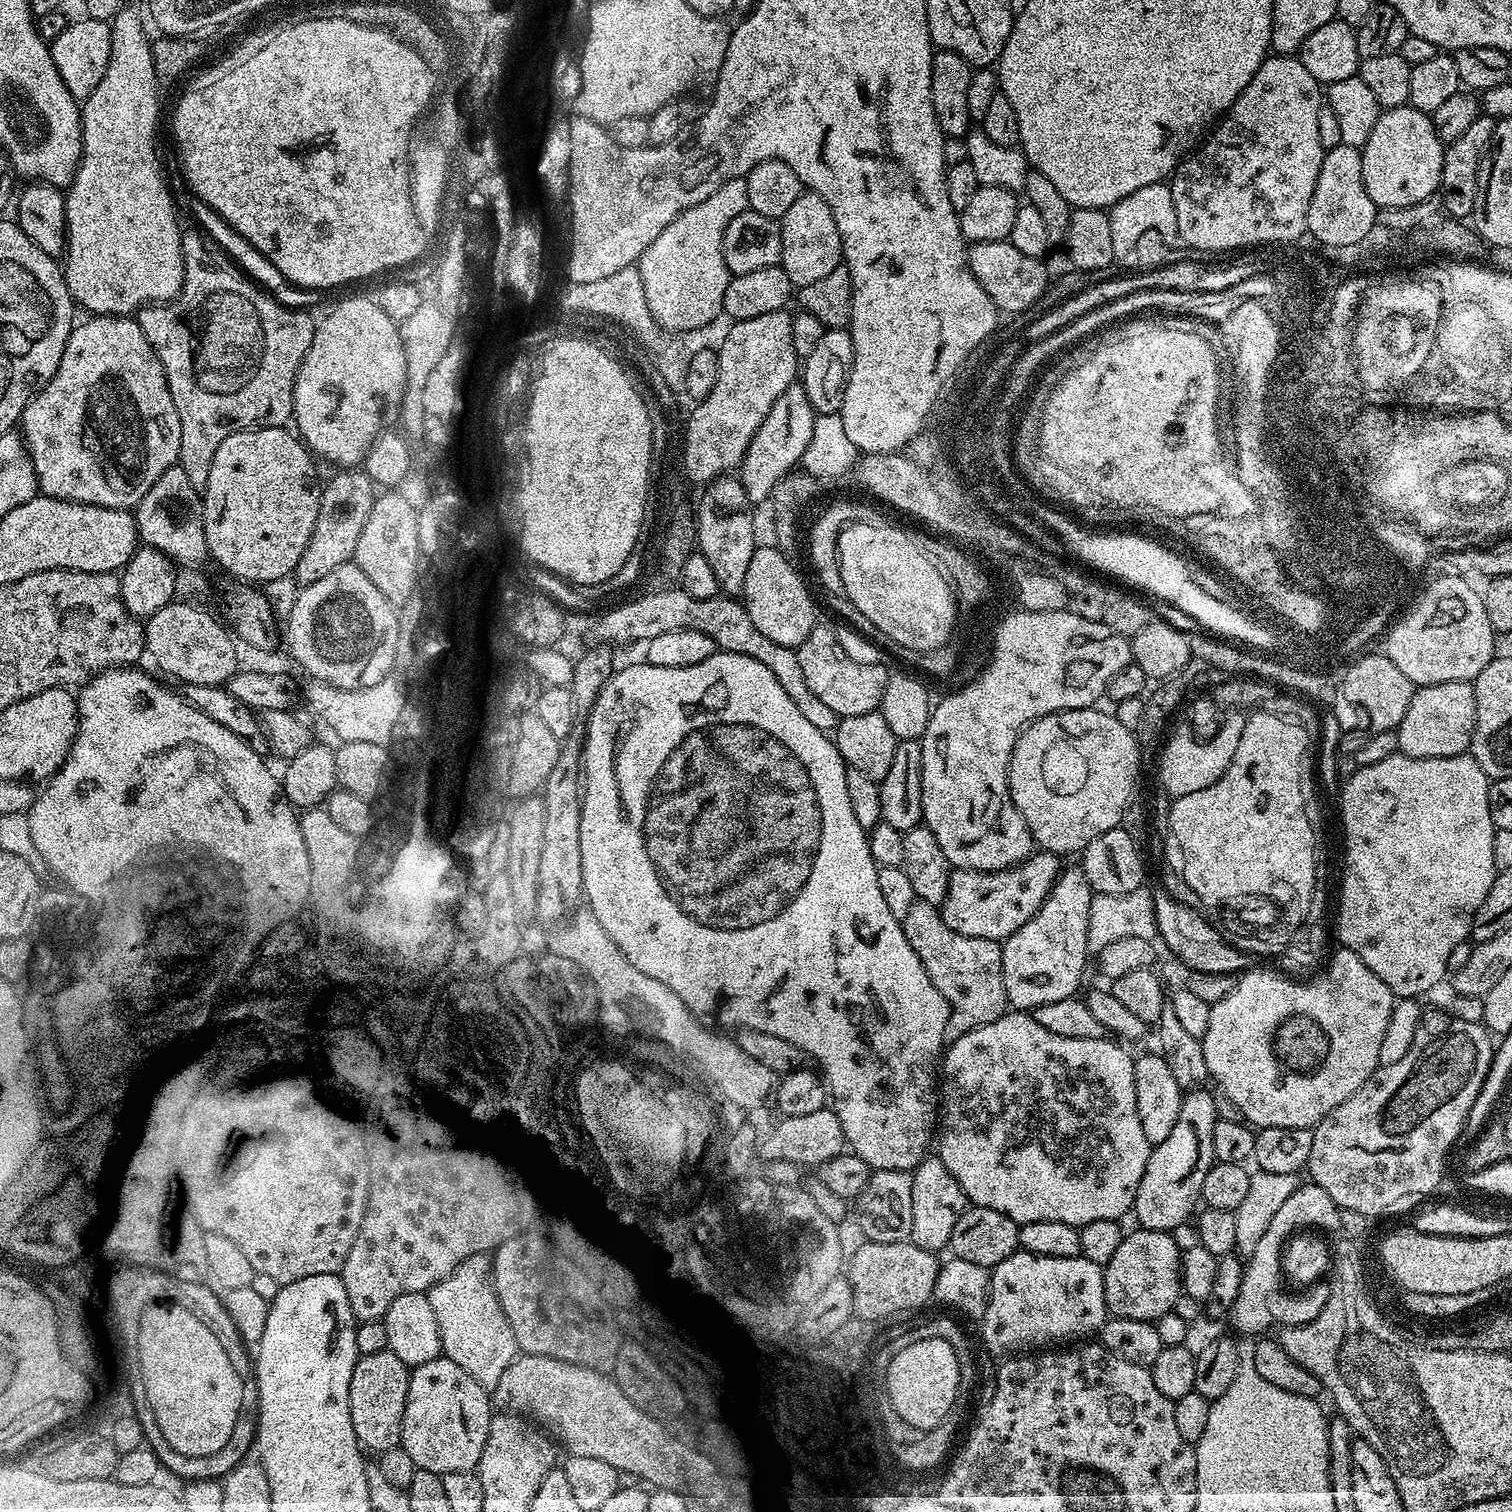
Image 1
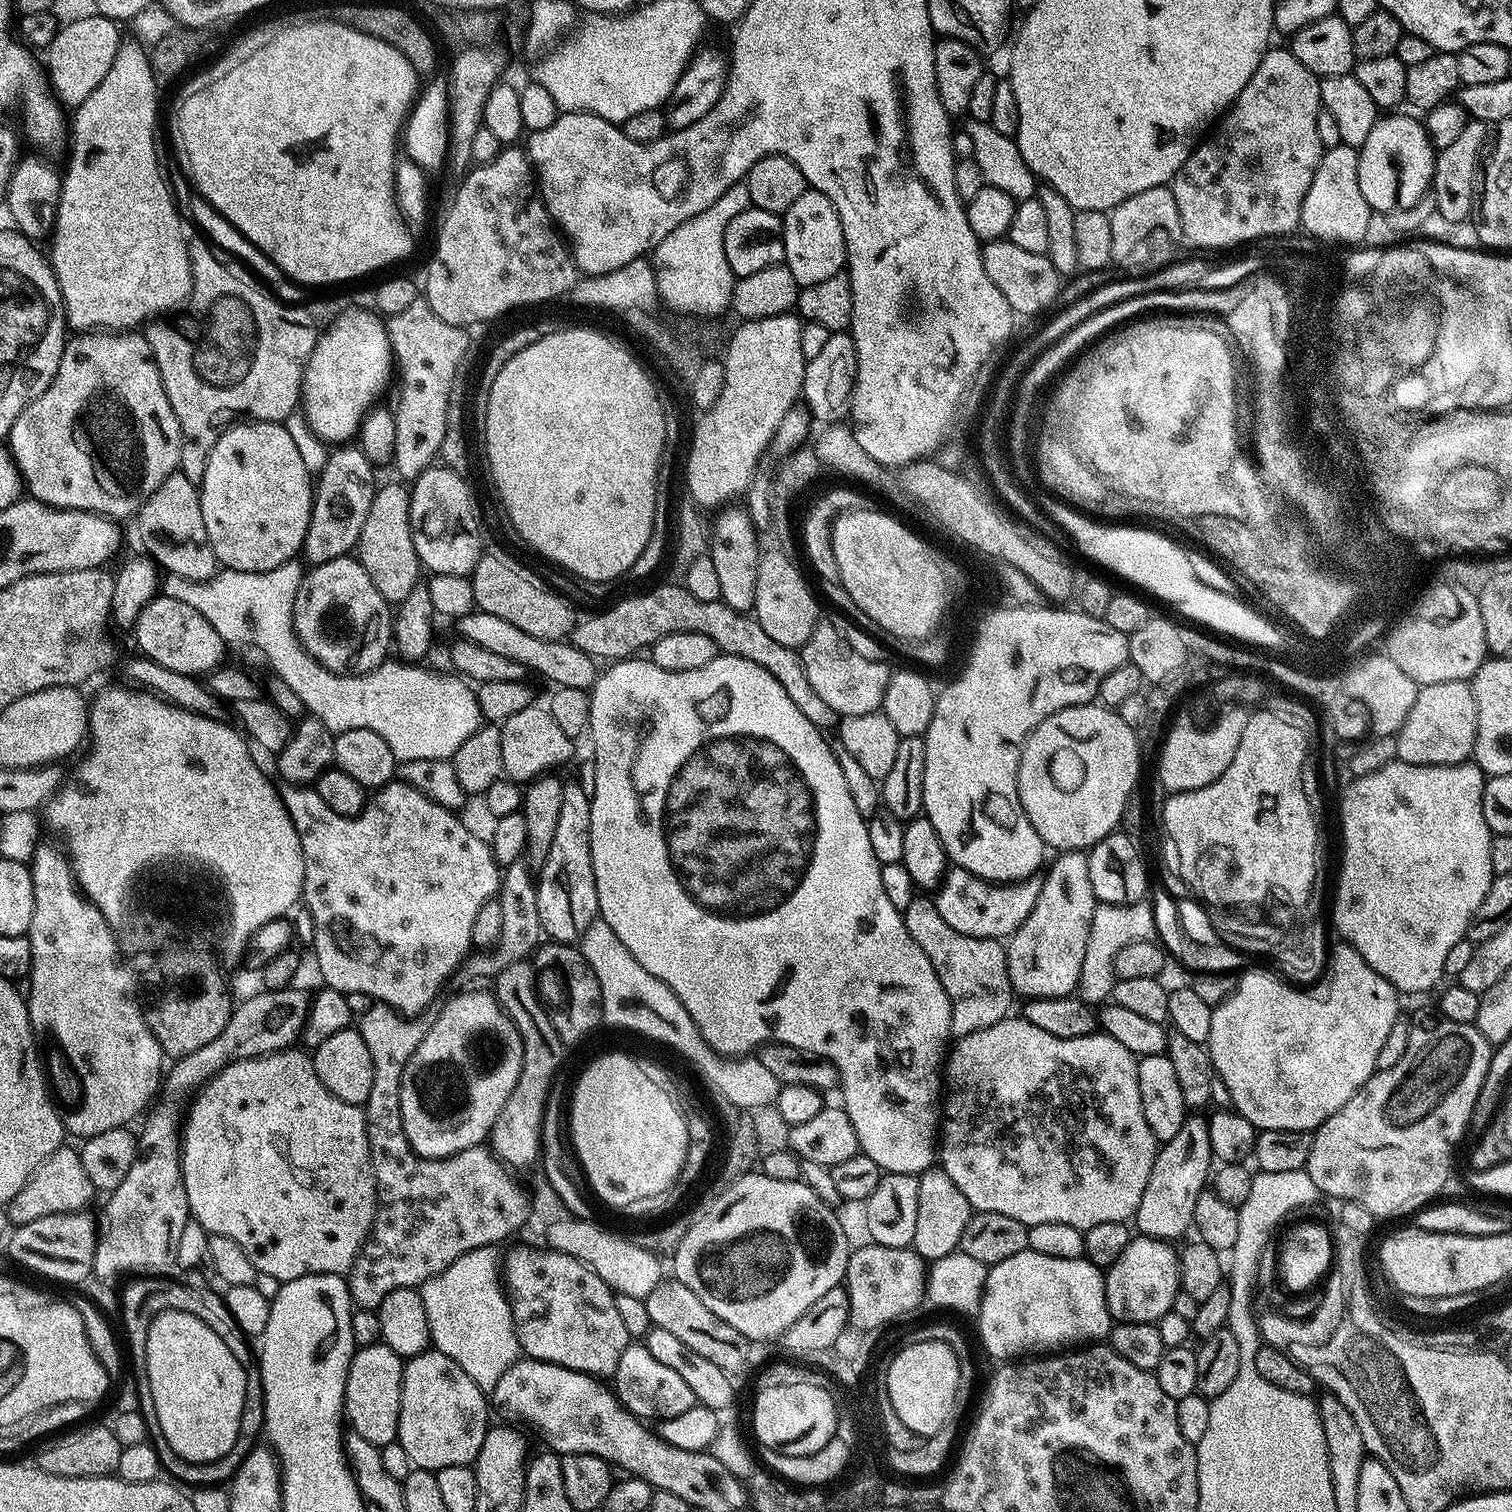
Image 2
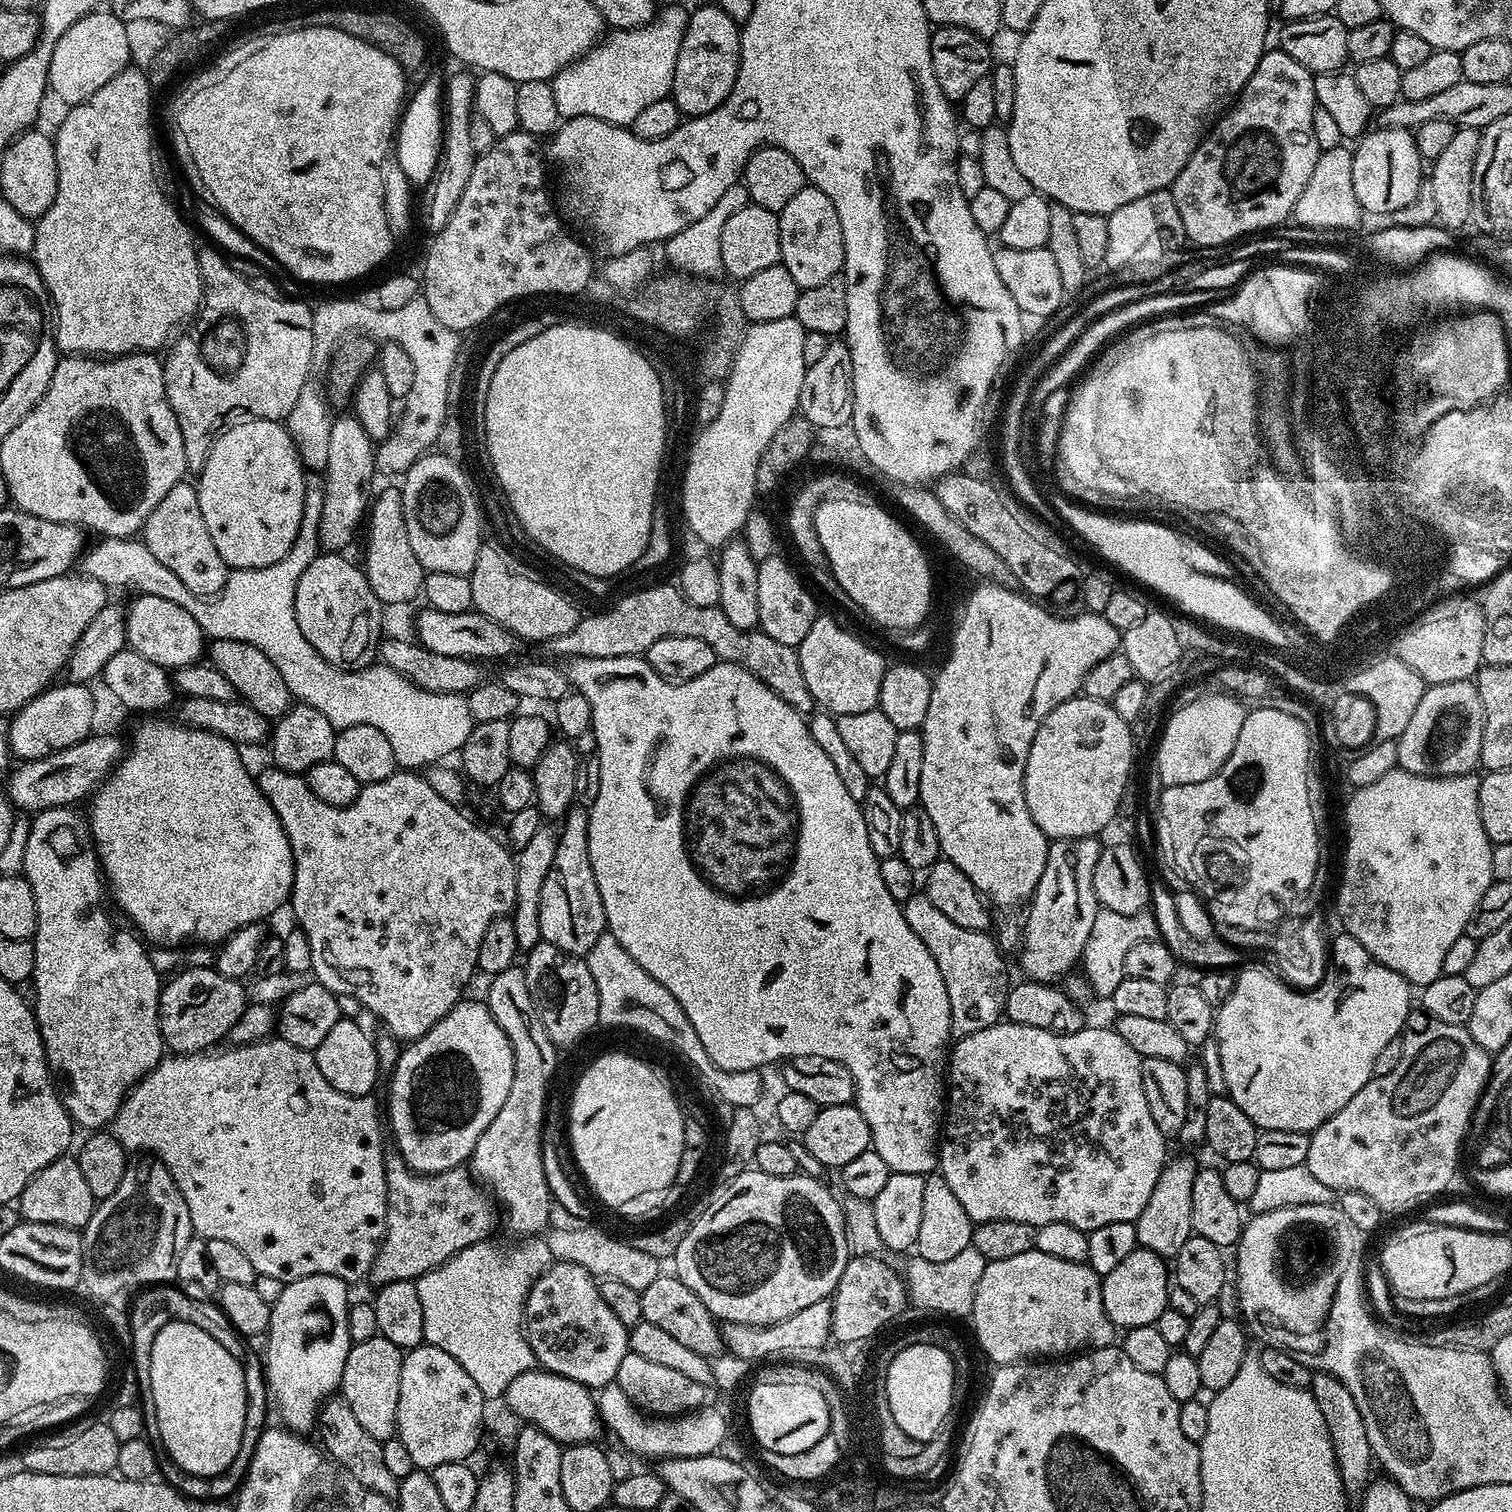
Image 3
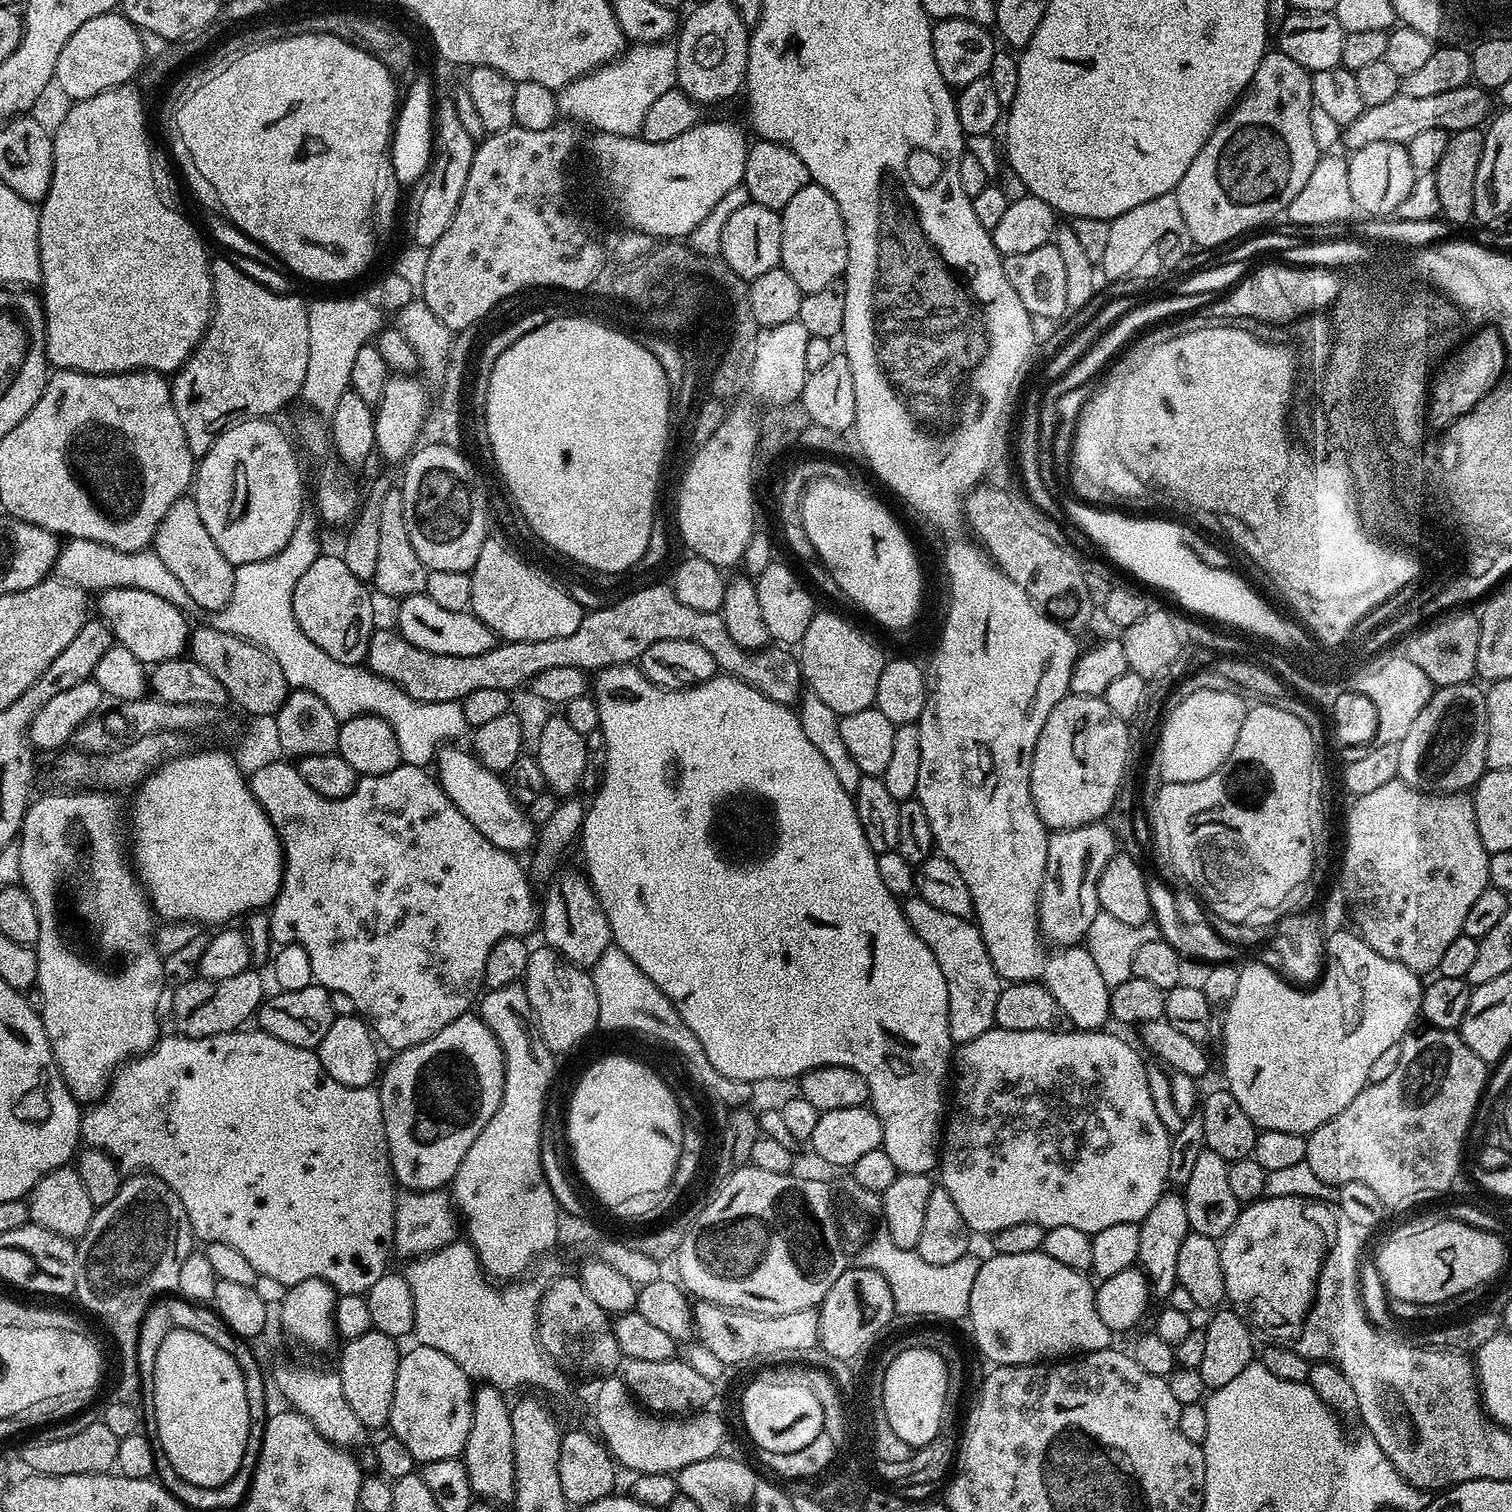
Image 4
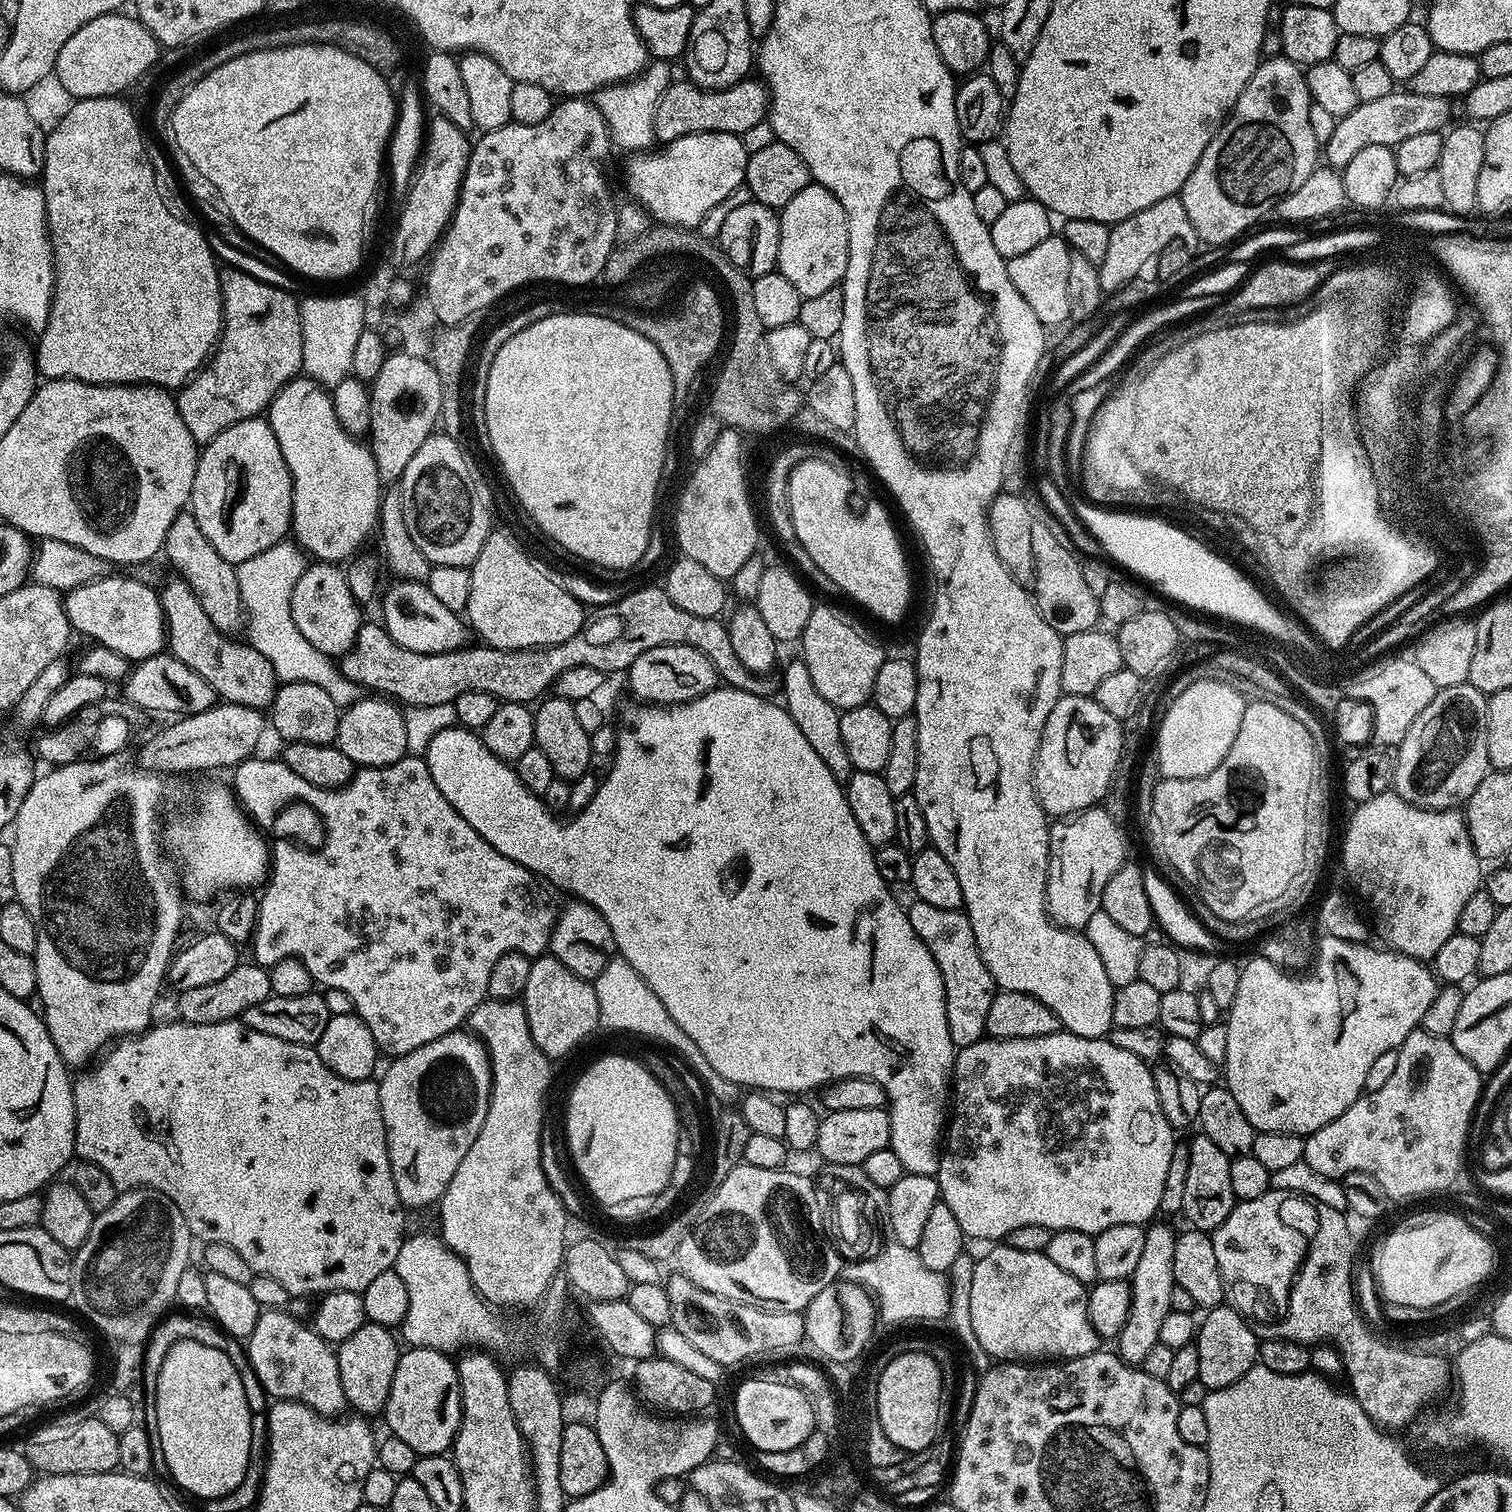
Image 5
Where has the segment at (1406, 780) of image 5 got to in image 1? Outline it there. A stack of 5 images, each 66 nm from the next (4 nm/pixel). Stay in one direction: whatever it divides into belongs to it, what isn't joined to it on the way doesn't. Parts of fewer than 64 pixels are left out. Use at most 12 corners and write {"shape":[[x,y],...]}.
{"shape":[[1469,681],[1417,687],[1395,729],[1414,758],[1472,747]]}

